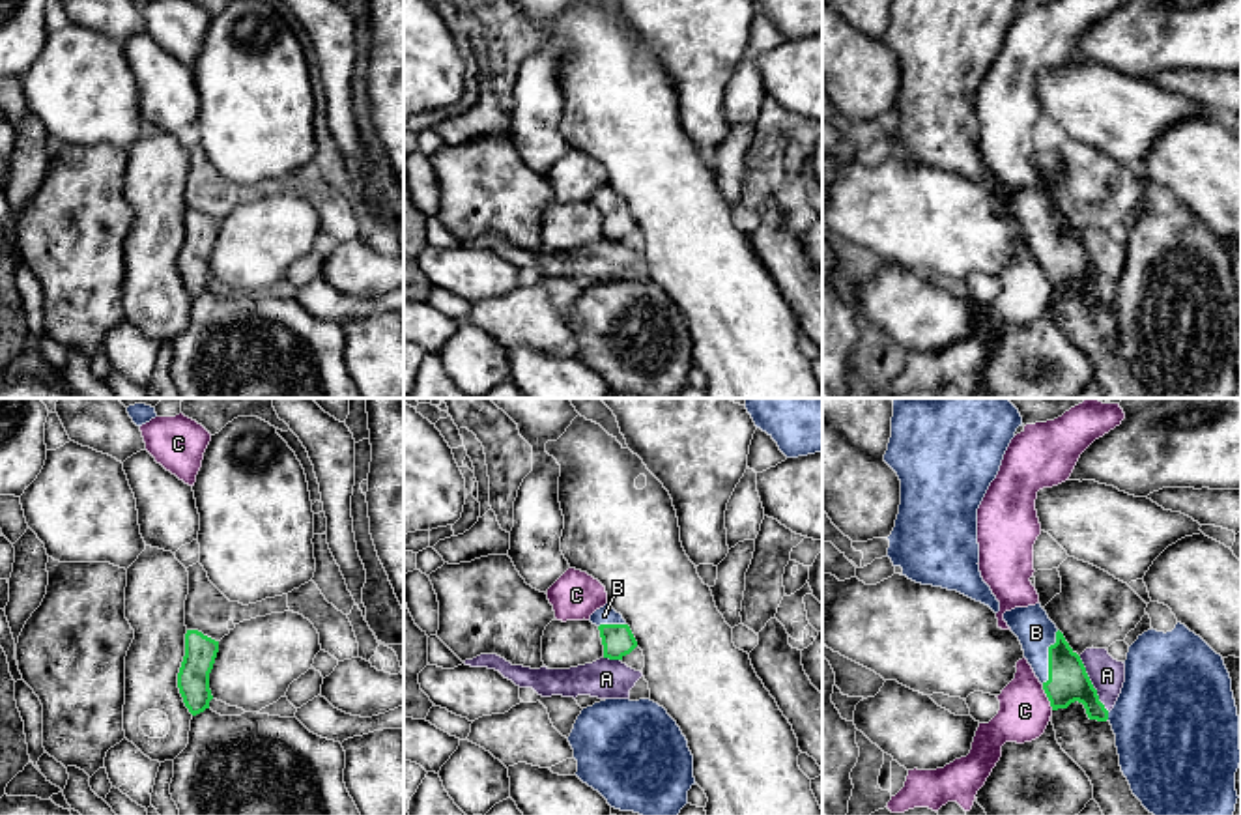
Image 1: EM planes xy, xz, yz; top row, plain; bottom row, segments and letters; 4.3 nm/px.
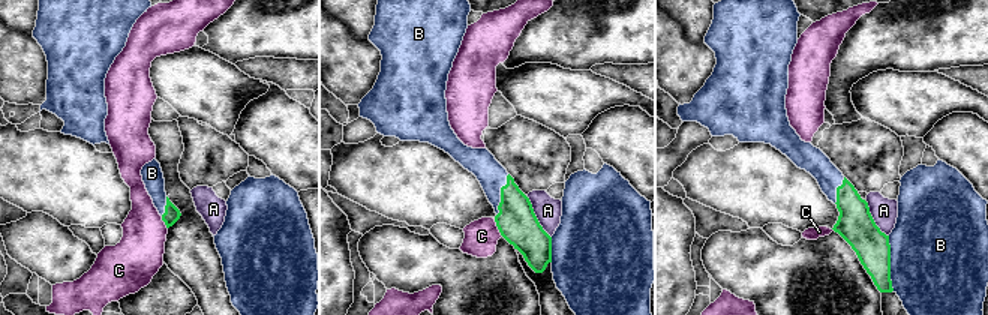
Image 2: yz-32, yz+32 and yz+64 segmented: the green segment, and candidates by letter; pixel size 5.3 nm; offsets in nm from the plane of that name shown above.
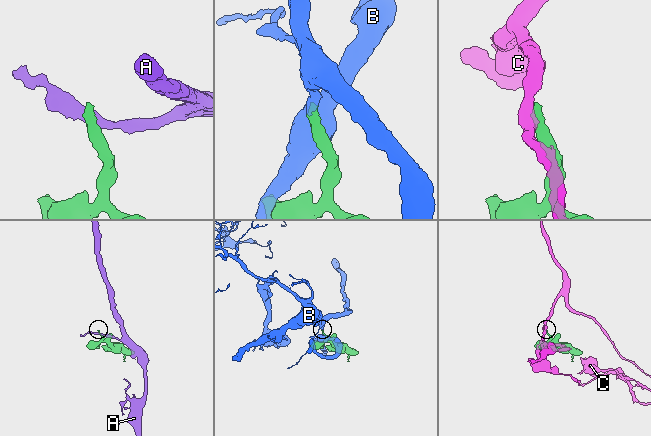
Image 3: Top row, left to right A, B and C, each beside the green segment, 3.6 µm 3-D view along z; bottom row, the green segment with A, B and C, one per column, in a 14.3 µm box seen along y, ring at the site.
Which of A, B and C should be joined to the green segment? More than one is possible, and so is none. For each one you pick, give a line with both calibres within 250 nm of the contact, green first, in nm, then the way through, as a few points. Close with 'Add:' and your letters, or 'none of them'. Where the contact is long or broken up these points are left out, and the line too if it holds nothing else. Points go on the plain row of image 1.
B: 180/160 nm
Add: B

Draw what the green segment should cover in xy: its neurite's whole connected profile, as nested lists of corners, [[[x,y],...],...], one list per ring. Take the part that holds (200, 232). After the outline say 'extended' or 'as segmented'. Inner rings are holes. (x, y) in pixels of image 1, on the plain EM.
[[[187,211],[185,237],[178,254],[178,269],[193,297],[209,290],[209,282],[213,280],[209,271],[209,254],[217,234],[219,222],[198,211]]] | as segmented

